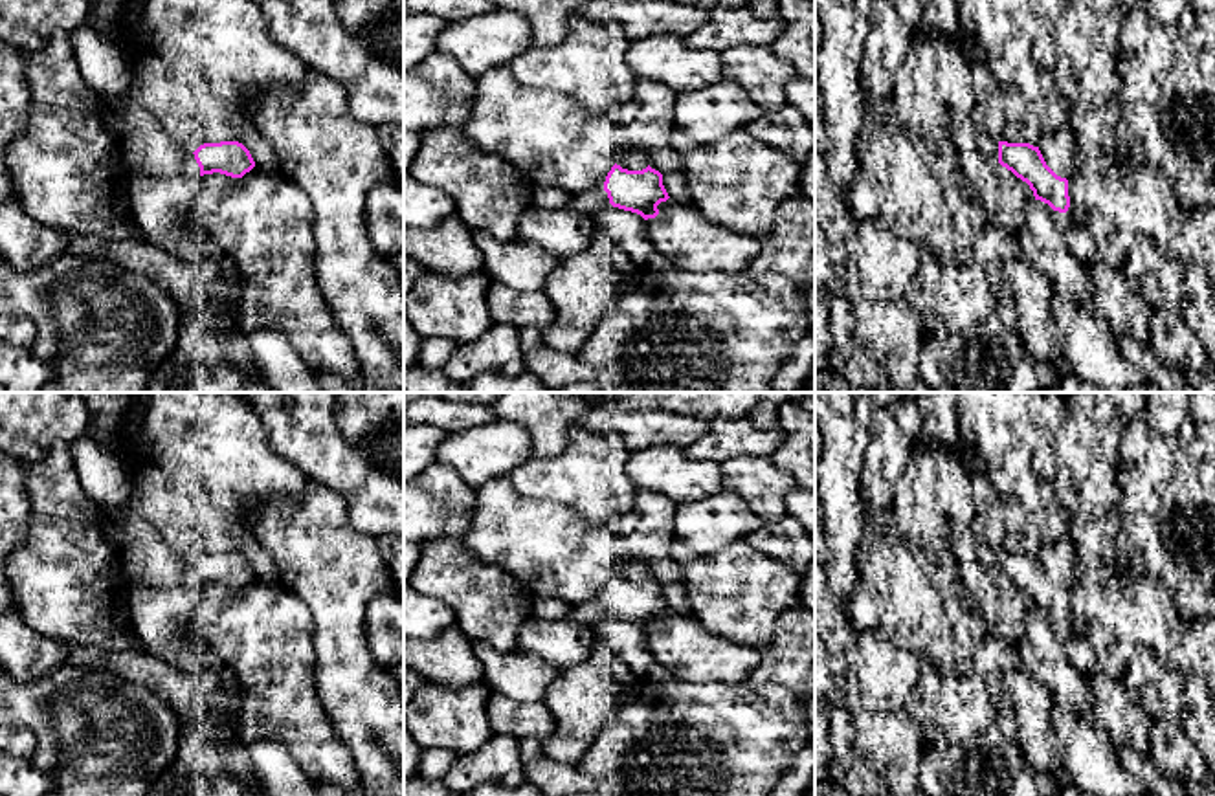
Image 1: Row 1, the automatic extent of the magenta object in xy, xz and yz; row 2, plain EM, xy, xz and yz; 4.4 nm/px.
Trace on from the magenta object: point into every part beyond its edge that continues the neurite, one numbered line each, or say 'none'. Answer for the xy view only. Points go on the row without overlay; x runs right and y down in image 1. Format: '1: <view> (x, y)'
1: xy (144, 558)

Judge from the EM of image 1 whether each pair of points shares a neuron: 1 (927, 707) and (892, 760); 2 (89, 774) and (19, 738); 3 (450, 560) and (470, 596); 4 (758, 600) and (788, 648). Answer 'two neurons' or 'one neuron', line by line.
1: two neurons
2: two neurons
3: one neuron
4: two neurons

